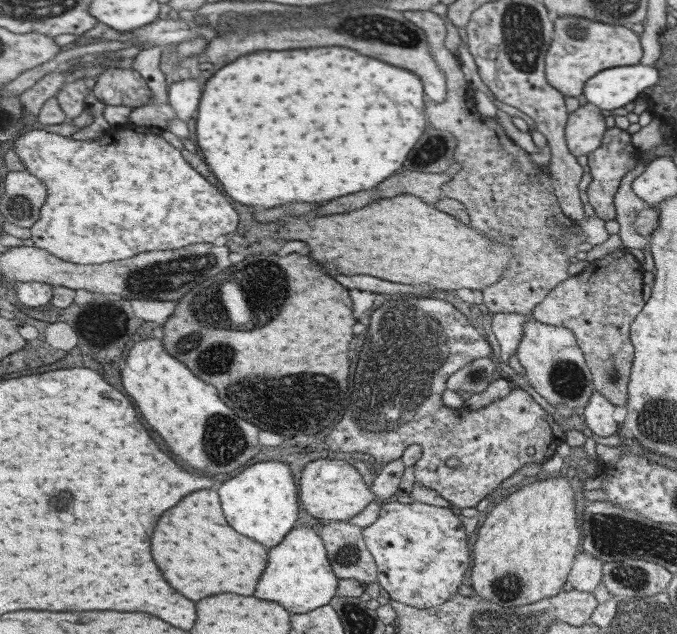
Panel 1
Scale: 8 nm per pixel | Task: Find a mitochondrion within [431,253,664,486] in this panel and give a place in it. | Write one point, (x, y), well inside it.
(566, 379)

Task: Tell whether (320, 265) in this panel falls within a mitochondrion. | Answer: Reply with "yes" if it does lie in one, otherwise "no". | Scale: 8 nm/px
no

